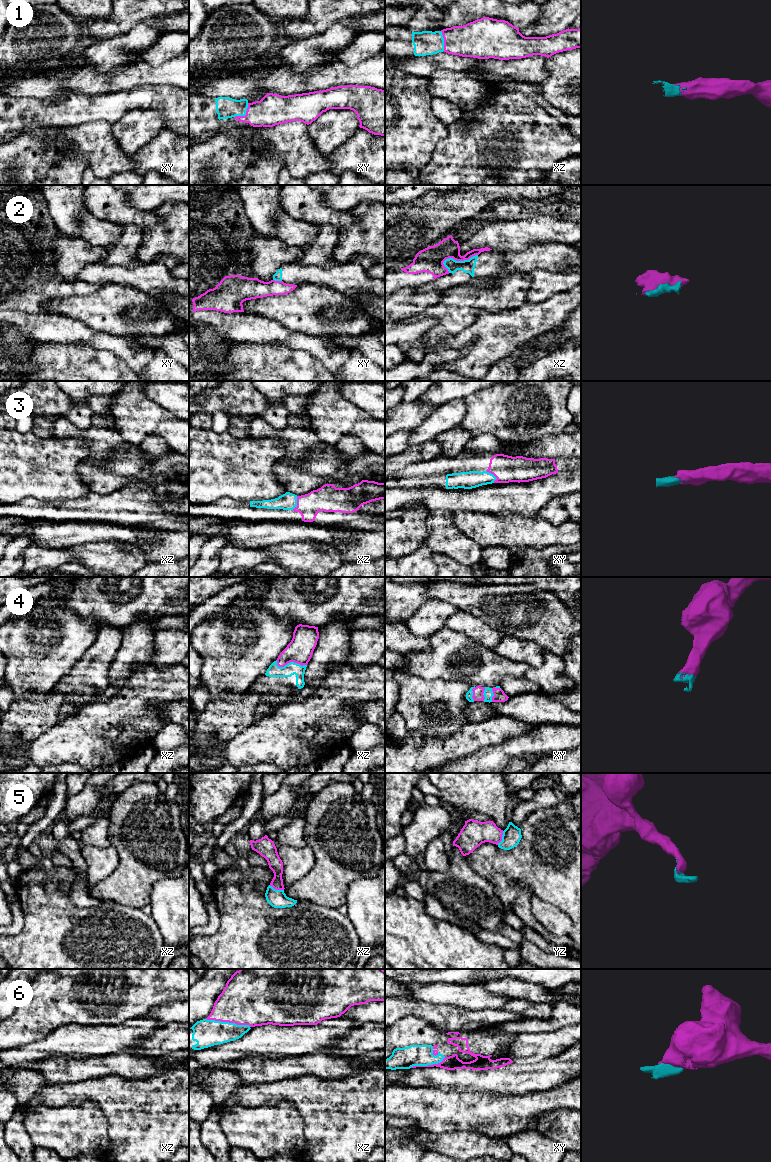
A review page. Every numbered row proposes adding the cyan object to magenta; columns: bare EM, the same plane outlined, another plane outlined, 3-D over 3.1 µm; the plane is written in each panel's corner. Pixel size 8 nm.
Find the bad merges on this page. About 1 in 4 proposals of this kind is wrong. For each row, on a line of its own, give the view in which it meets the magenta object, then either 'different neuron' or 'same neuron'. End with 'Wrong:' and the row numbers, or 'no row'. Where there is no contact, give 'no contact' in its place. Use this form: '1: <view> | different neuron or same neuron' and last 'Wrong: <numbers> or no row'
1: xy | same neuron
2: xz | different neuron
3: xy | same neuron
4: xz | same neuron
5: yz | same neuron
6: xz | same neuron
Wrong: 2

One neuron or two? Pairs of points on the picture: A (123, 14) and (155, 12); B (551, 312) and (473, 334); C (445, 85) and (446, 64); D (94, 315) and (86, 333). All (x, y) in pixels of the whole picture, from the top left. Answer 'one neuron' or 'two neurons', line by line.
A: one neuron
B: one neuron
C: two neurons
D: two neurons

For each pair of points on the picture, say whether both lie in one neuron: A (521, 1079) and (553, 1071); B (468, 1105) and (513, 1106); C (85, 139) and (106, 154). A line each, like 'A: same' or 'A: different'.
A: same
B: same
C: same

